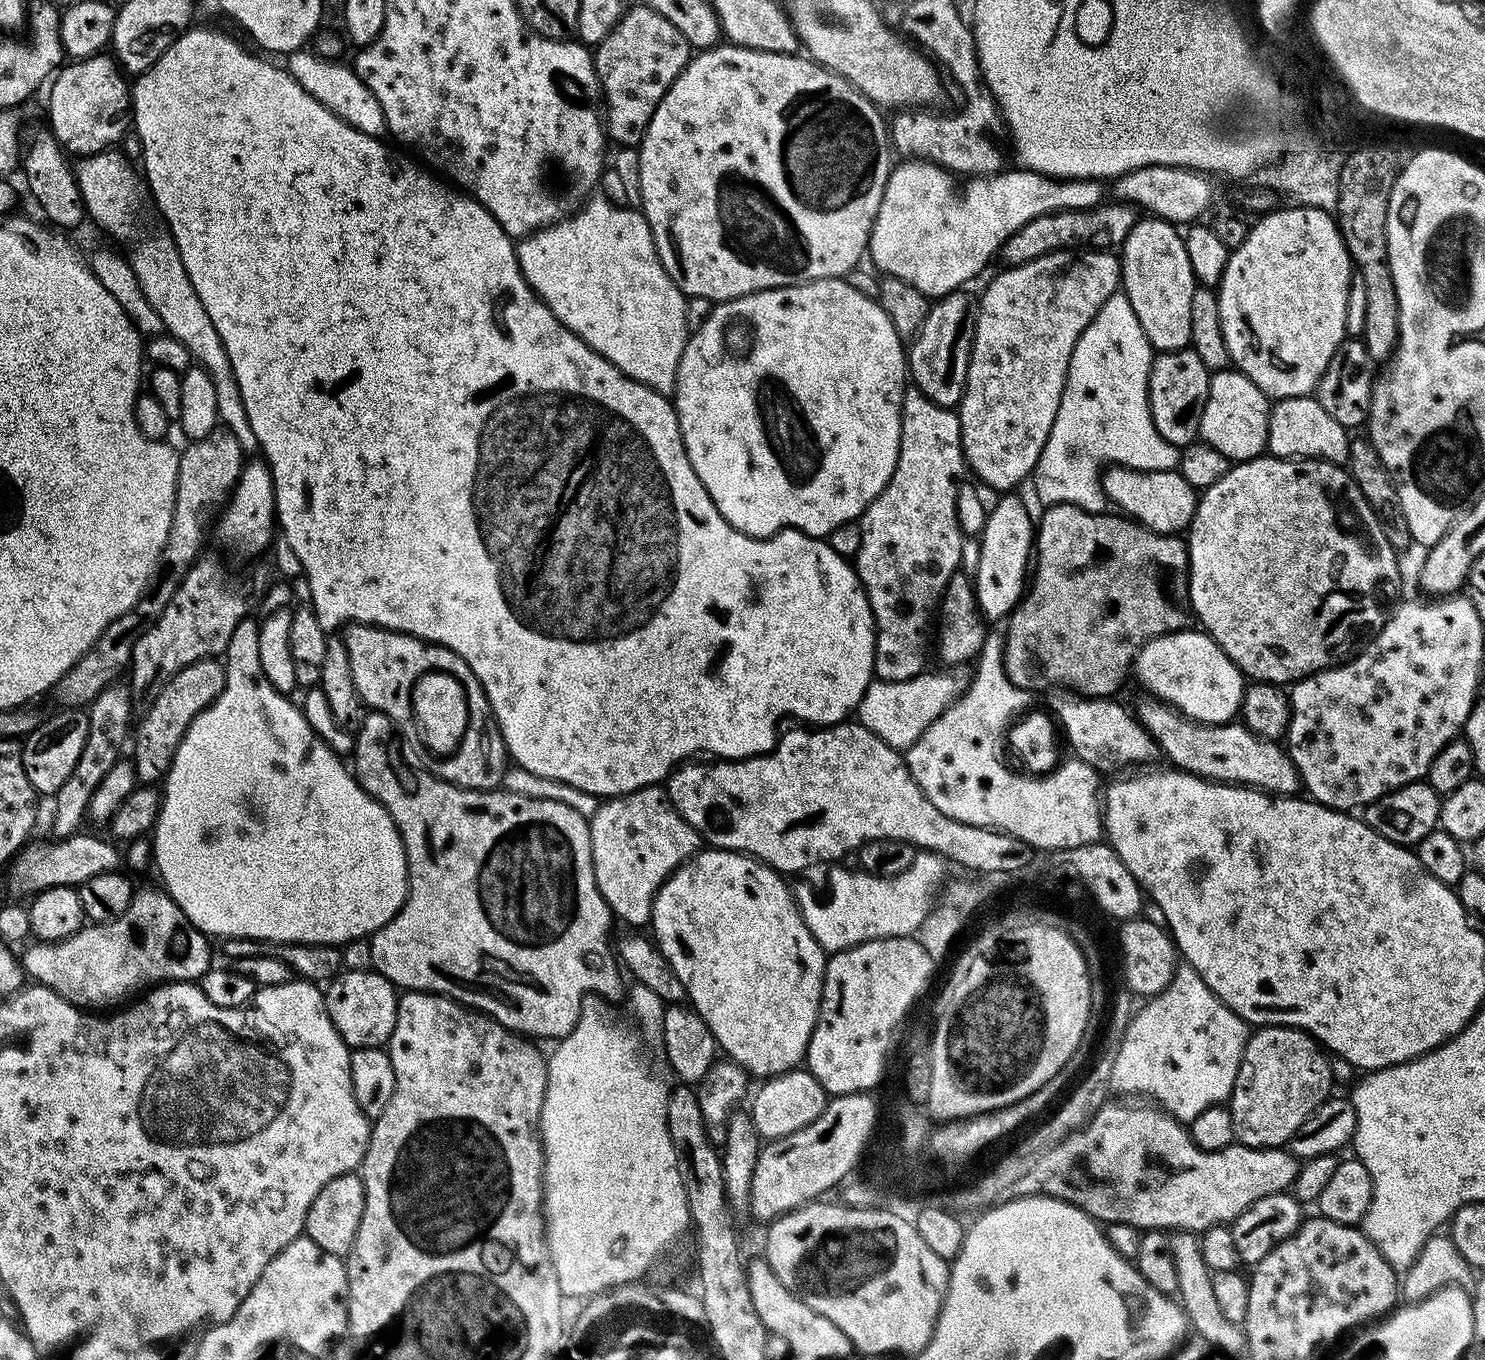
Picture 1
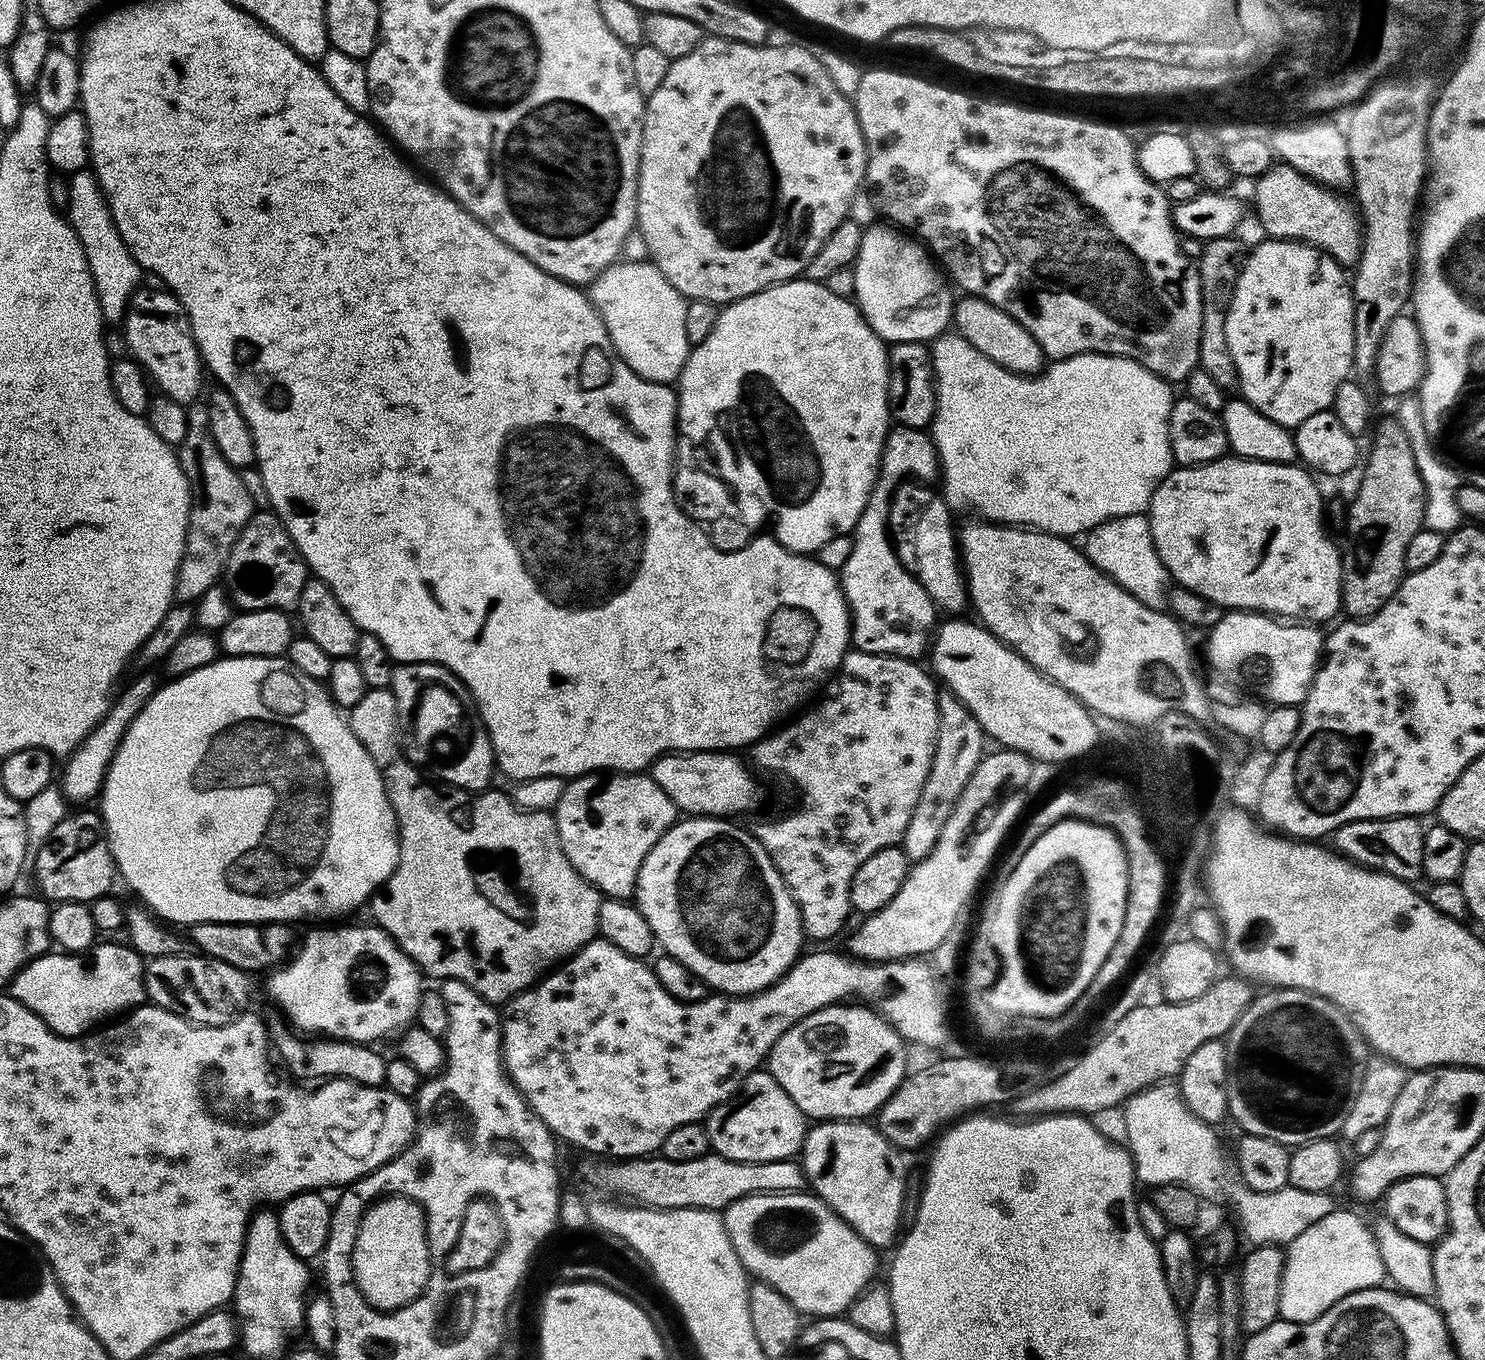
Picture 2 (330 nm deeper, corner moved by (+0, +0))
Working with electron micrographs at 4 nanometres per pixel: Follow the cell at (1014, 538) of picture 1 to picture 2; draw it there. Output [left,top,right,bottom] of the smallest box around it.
[902,691,986,861]

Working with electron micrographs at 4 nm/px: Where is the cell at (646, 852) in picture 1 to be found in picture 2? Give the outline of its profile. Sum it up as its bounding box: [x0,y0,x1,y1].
[554,774,678,900]

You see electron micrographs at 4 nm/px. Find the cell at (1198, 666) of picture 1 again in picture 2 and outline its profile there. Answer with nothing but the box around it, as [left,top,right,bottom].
[1207,610,1325,706]

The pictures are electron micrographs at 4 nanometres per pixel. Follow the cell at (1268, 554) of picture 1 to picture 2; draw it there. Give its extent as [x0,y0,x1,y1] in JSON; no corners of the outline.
[1146,454,1342,622]

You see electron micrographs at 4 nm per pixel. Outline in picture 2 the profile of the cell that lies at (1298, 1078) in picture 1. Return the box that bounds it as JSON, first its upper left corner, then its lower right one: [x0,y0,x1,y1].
[1226,987,1370,1146]

